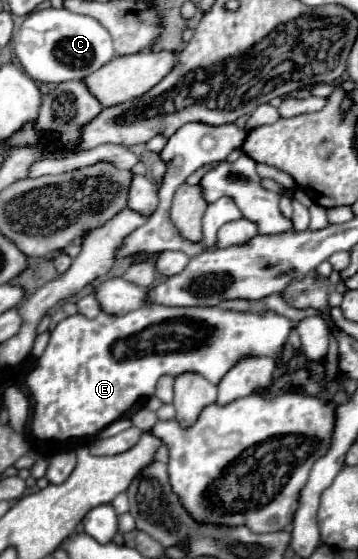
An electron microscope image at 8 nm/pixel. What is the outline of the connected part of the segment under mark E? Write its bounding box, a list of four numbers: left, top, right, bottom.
[27,305,297,441]

